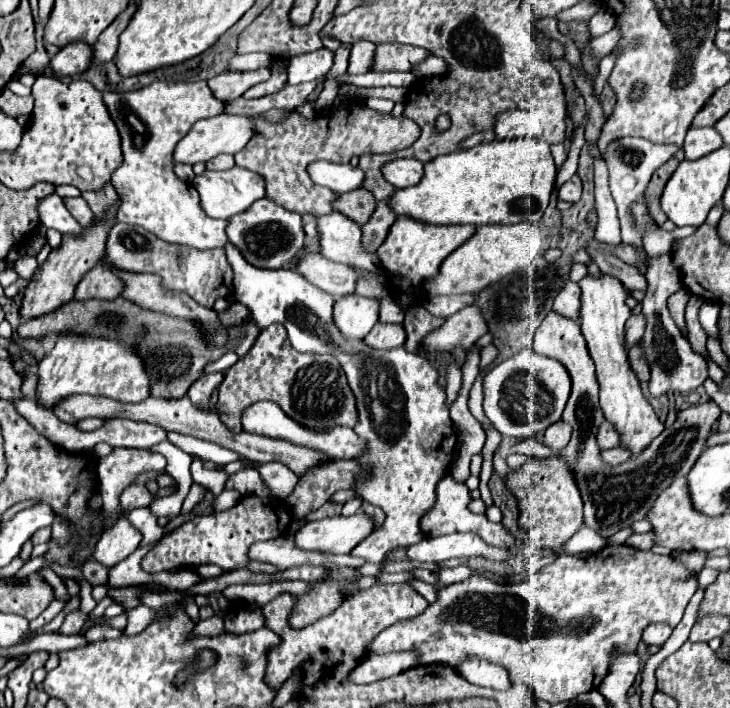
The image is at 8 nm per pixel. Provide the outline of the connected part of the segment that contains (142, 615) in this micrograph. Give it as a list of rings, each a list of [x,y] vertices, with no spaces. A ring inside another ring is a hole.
[[[138,606],[134,610],[128,610],[128,626],[124,629],[124,635],[136,635],[148,628],[154,620],[158,620],[158,612],[154,608]]]

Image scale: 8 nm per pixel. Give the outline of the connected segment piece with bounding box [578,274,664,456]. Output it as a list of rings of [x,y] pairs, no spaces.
[[[604,274],[602,278],[586,276],[580,282],[580,288],[582,288],[582,310],[578,322],[582,328],[582,336],[586,338],[590,358],[596,364],[596,376],[600,384],[600,406],[604,410],[606,420],[612,422],[614,428],[620,432],[622,446],[630,448],[634,452],[632,456],[638,456],[664,430],[664,424],[658,420],[652,406],[642,396],[640,382],[628,364],[626,338],[624,338],[624,324],[630,316],[630,308],[624,302],[628,292],[618,278],[608,274]]]

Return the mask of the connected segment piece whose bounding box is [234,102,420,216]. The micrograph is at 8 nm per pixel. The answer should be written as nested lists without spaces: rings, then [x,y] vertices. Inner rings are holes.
[[[348,102],[344,110],[328,110],[324,114],[318,114],[314,120],[304,120],[304,116],[298,112],[292,112],[282,124],[260,120],[256,136],[234,158],[236,166],[260,172],[264,176],[266,196],[276,204],[284,206],[290,212],[298,212],[300,216],[324,216],[328,212],[334,212],[332,202],[336,200],[338,192],[310,180],[306,172],[310,162],[328,160],[334,164],[346,164],[352,156],[360,156],[364,152],[396,152],[412,146],[418,136],[420,128],[406,116],[392,118],[390,114],[368,110],[360,102]]]

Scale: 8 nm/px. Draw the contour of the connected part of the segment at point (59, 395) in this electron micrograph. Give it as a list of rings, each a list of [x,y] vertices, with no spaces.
[[[62,334],[54,350],[38,364],[36,402],[42,408],[52,408],[72,394],[108,396],[124,402],[140,402],[150,396],[148,374],[136,350],[118,340],[104,340],[94,336]]]

